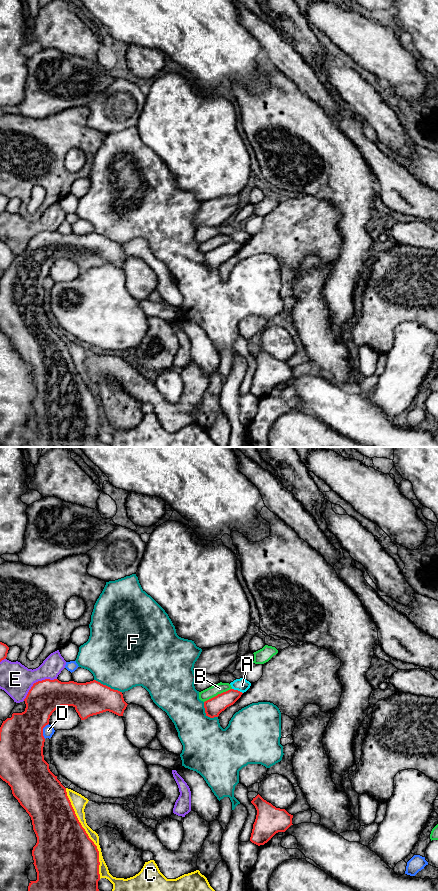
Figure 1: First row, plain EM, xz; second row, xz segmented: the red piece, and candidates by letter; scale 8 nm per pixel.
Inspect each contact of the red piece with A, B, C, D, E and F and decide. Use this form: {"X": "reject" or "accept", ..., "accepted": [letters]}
{"A": "reject", "B": "reject", "C": "reject", "D": "reject", "E": "reject", "F": "reject", "accepted": []}

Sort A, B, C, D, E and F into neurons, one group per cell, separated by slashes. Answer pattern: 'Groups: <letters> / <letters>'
Groups: A / B / C / D / E / F

